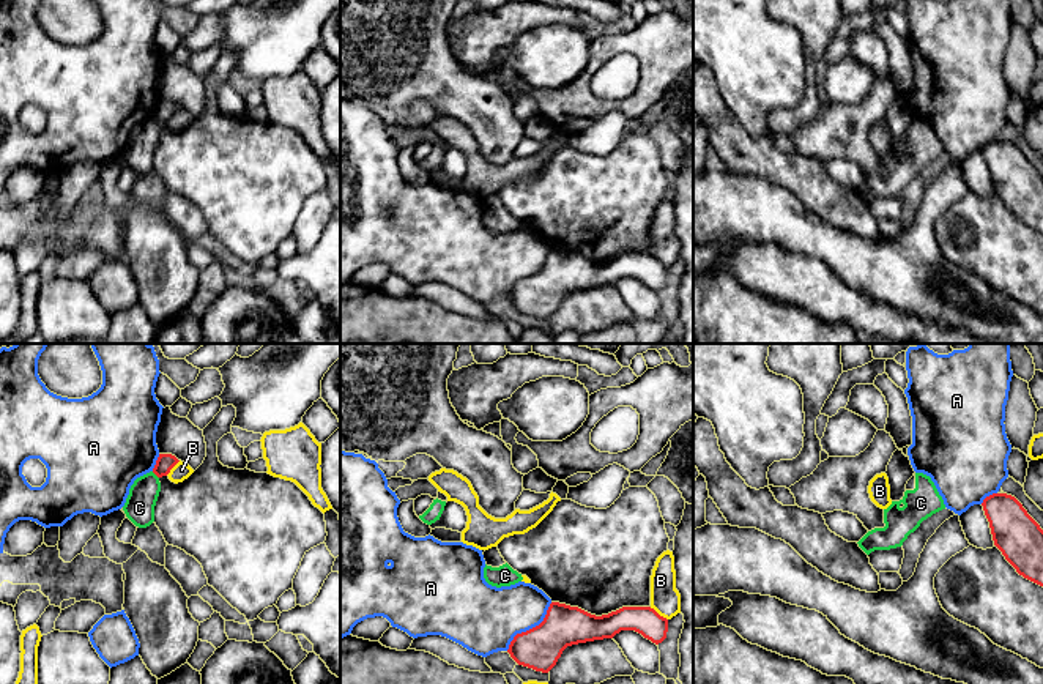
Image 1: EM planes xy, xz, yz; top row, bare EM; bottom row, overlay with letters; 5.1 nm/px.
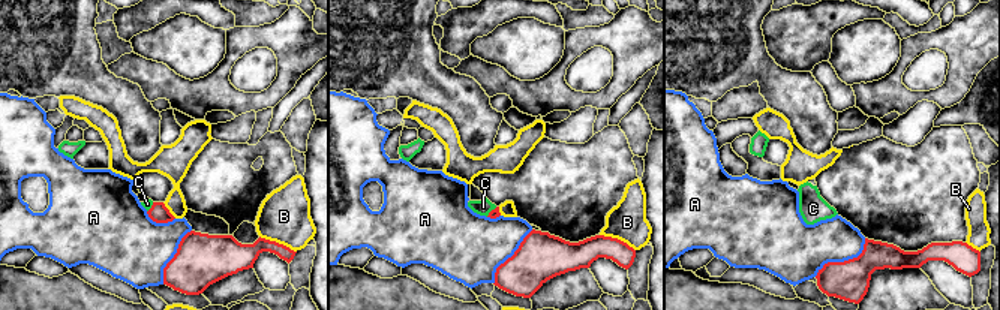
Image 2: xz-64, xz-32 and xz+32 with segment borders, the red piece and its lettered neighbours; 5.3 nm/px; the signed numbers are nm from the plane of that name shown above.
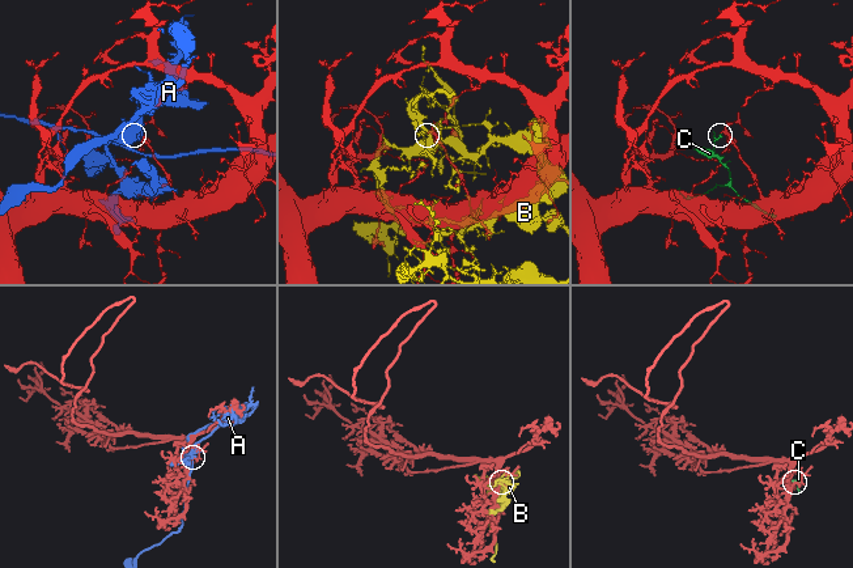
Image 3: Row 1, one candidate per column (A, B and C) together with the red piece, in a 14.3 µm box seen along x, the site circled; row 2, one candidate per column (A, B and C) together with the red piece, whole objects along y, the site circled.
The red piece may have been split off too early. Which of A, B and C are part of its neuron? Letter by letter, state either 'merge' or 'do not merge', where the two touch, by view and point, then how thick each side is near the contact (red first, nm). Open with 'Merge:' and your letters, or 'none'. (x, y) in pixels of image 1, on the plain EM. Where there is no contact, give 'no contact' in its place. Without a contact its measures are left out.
Merge: none
A: do not merge; contact xz (530, 276); calibres 220 and 340 nm
B: do not merge; contact xz (657, 260); calibres 140 and 160 nm
C: do not merge; contact xy (155, 120); calibres 90 and 160 nm

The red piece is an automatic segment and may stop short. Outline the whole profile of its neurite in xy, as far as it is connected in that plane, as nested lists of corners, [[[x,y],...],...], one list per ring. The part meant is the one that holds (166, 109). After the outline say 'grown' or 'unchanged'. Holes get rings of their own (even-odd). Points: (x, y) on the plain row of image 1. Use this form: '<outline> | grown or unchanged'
[[[159,101],[153,120],[158,125],[167,123],[180,107],[172,101]]] | unchanged

